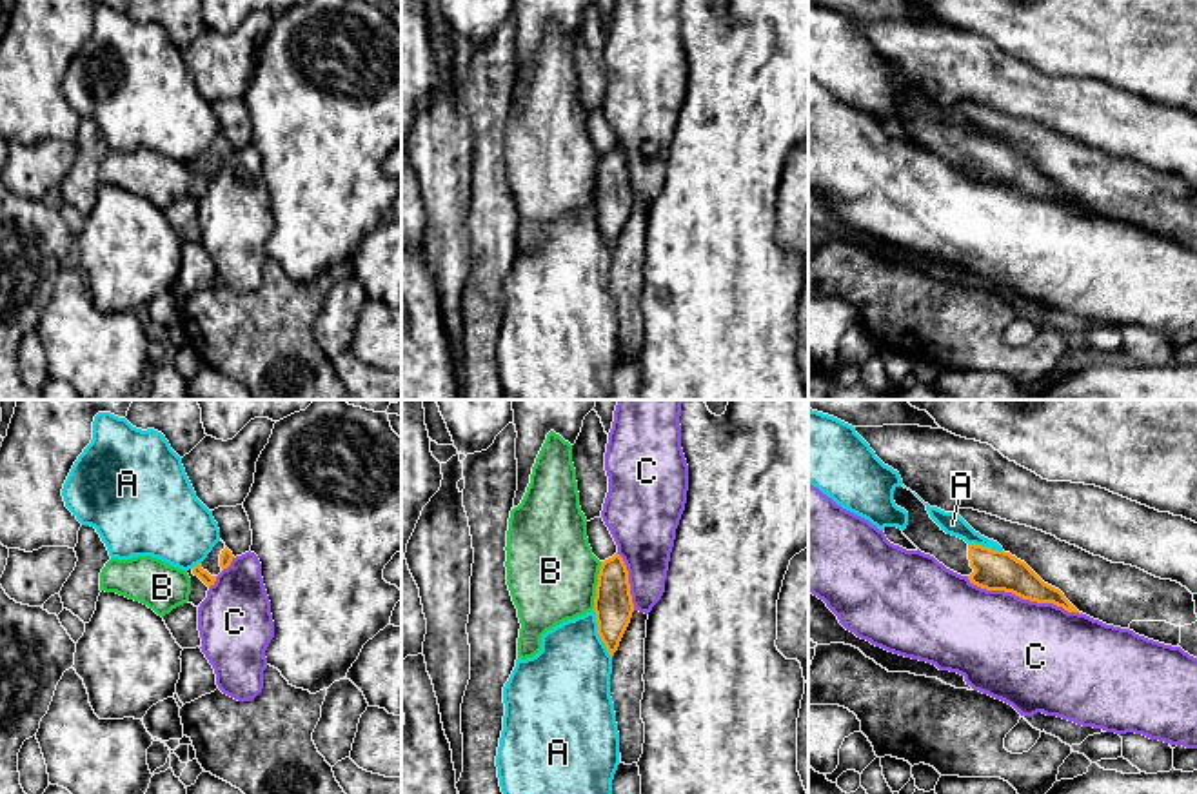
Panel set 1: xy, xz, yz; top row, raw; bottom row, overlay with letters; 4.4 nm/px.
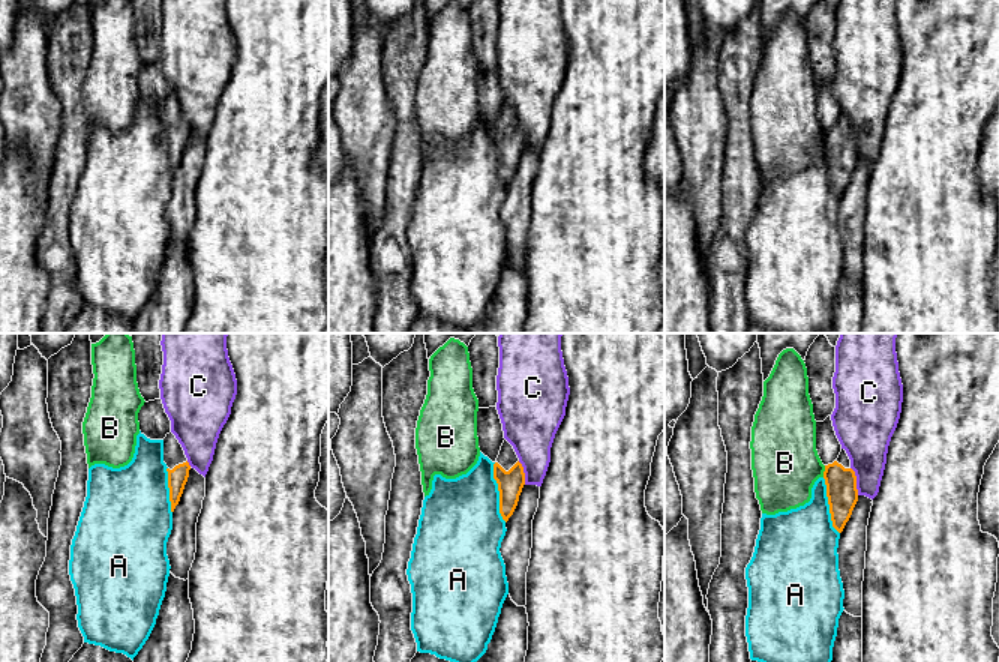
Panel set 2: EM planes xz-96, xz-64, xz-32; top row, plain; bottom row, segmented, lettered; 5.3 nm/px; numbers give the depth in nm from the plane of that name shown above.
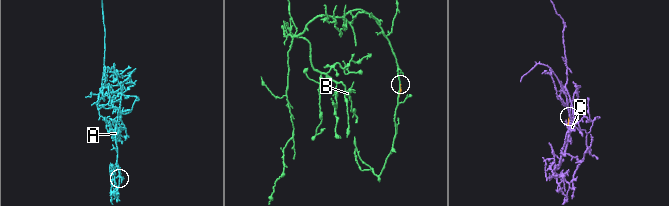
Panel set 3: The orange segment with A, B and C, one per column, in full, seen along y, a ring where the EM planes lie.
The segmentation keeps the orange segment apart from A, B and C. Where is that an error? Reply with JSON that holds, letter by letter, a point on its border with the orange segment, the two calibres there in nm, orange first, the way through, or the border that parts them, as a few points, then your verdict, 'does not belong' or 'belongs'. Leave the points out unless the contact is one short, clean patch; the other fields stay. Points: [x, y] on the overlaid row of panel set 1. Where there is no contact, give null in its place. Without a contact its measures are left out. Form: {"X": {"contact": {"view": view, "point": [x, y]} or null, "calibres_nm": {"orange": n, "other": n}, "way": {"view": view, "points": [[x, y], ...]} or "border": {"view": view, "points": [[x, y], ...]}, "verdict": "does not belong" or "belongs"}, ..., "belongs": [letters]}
{"A": {"contact": {"view": "xz", "point": [598, 633]}, "calibres_nm": {"orange": 170, "other": 360}, "verdict": "does not belong"}, "B": {"contact": {"view": "xz", "point": [596, 585]}, "calibres_nm": {"orange": 170, "other": 400}, "verdict": "does not belong"}, "C": {"contact": {"view": "yz", "point": [1025, 598]}, "calibres_nm": {"orange": 180, "other": 480}, "verdict": "does not belong"}, "belongs": []}

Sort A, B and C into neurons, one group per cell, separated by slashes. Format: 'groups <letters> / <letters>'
groups A / B / C

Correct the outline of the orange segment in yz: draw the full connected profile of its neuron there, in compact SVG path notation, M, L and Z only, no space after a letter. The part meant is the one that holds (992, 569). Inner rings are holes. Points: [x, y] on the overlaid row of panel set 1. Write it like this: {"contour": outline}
{"contour": "M903 485L895 487L894 501L908 512L908 525L903 534L921 552L966 576L970 583L986 591L1004 591L1023 600L1054 603L1068 612L1079 612L1059 589L1044 583L1024 561L1010 552L966 543L957 536L946 534L930 518L926 505Z"}

